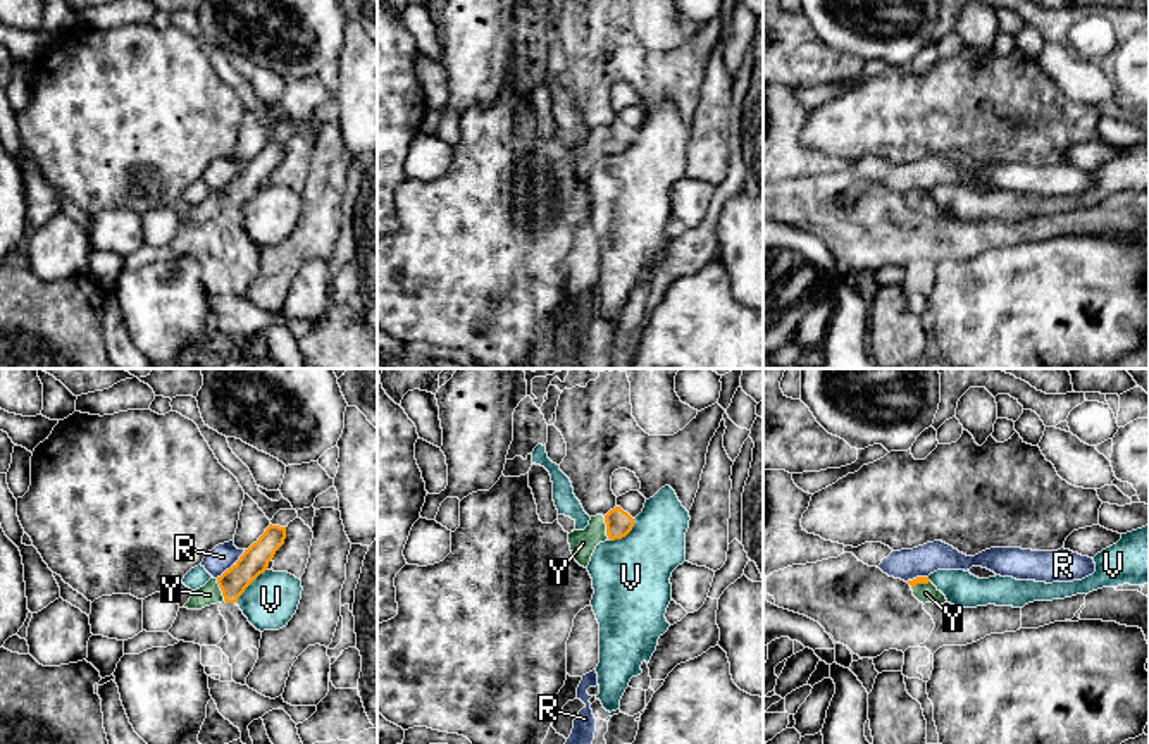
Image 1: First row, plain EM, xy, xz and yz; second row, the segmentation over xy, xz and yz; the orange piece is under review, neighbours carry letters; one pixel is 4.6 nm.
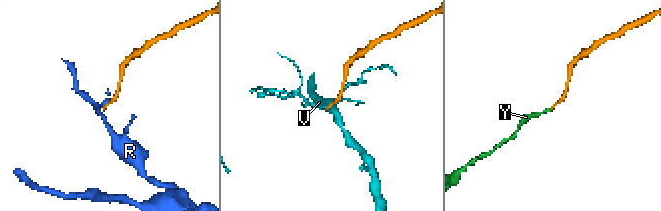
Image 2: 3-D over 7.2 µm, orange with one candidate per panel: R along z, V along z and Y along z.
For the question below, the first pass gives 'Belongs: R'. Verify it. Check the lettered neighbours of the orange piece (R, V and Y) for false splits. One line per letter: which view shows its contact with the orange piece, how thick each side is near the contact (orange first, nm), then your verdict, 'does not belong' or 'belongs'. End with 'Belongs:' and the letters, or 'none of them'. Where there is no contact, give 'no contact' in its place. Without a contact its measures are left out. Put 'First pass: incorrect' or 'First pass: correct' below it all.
R: contact in xy; calibres 130 and 120 nm; does not belong
V: contact in xy; calibres 130 and 240 nm; does not belong
Y: contact in xy; calibres 130 and 100 nm; belongs
Belongs: Y
First pass: incorrect

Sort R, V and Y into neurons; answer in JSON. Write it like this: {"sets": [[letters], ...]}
{"sets": [["R"], ["V"], ["Y"]]}

